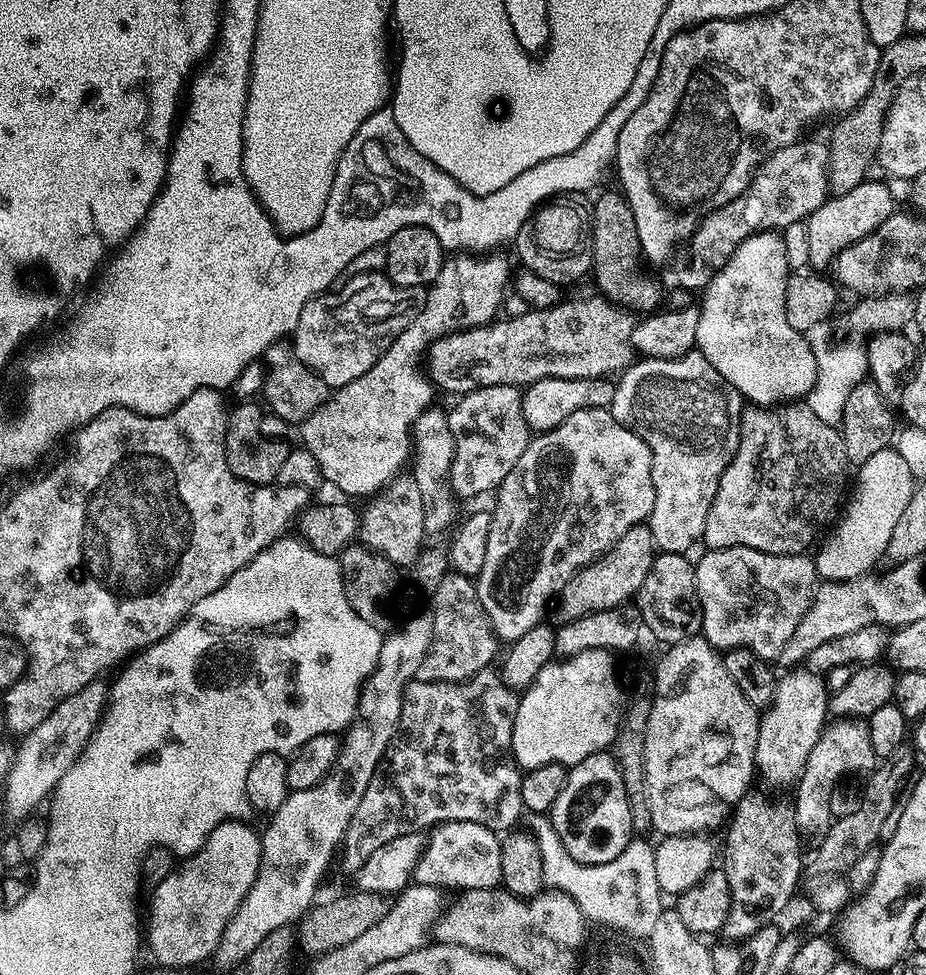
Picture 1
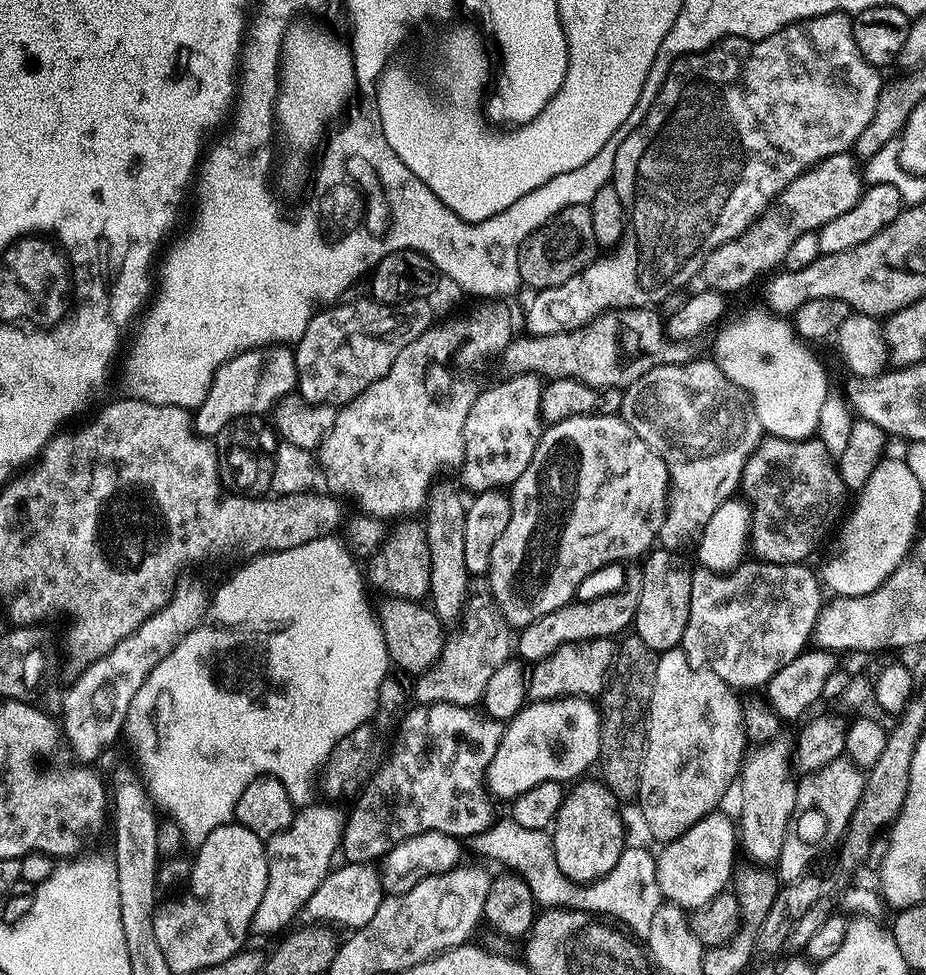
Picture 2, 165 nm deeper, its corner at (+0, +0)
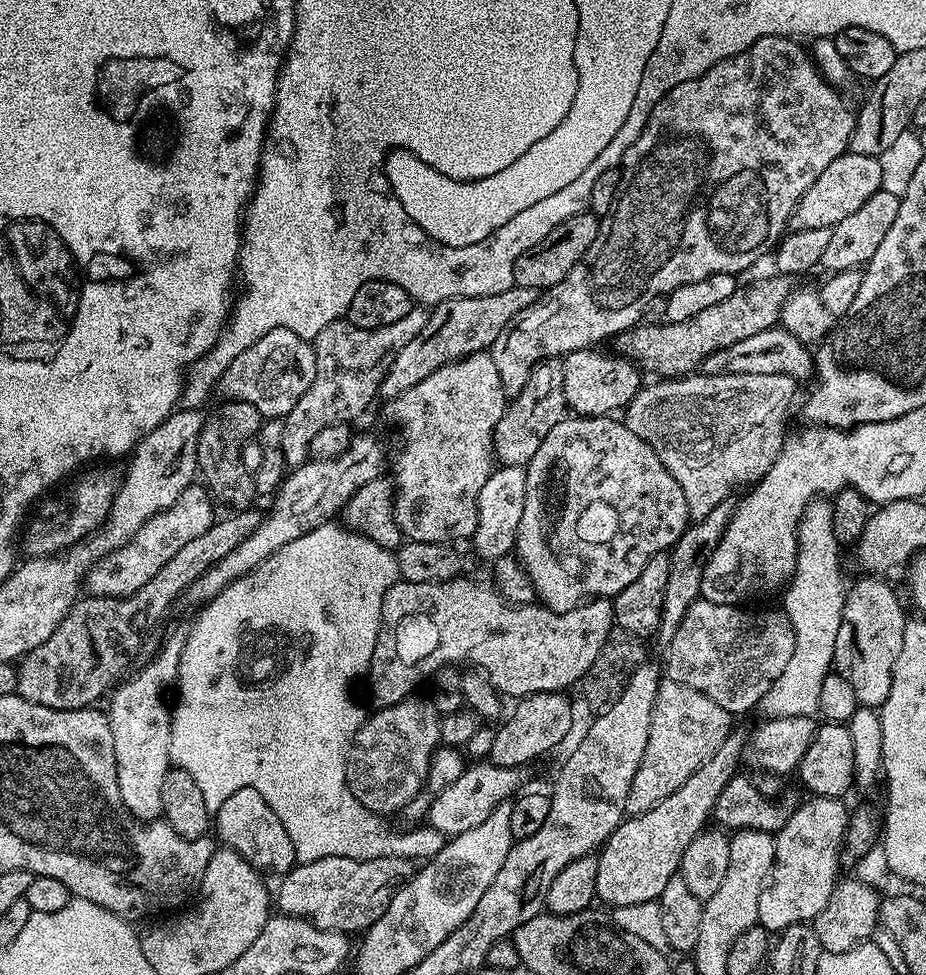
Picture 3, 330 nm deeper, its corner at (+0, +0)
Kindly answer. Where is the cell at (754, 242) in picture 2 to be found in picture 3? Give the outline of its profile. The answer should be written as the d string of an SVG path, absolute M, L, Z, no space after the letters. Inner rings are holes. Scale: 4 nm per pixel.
M851 150L843 152L838 158L834 158L834 162L830 162L830 166L826 166L826 170L822 170L822 174L818 174L814 186L810 186L806 194L802 194L798 206L792 212L791 227L832 229L835 224L842 222L842 218L854 214L854 210L858 210L858 206L862 206L866 198L881 189L882 166L879 156L854 154Z

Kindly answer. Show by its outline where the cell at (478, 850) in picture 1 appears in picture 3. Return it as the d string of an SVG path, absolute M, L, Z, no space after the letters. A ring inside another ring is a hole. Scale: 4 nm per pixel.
M397 856L386 858L370 858L369 860L355 860L354 858L318 858L318 862L297 863L289 872L283 873L280 889L275 889L274 904L285 916L297 916L309 920L314 926L331 932L345 934L363 934L367 932L378 918L390 906L392 893L401 882L407 881L413 875L414 864L411 860L403 860Z

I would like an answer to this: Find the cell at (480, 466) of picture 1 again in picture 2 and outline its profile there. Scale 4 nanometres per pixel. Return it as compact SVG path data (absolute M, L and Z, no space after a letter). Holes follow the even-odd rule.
M524 372L521 376L509 375L508 380L500 380L497 384L492 384L485 387L479 394L474 402L474 406L470 406L470 414L466 414L466 426L464 427L464 461L460 463L458 475L460 475L459 483L465 489L469 488L469 493L479 494L481 492L489 492L491 490L504 490L507 489L518 478L522 478L522 470L526 470L526 466L530 466L530 458L534 458L534 450L540 441L540 433L542 431L542 421L540 418L540 403L542 402L542 390L544 384L541 377L537 376L534 372Z

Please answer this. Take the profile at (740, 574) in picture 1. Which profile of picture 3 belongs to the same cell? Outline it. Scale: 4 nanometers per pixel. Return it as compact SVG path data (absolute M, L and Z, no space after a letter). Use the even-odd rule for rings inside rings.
M703 598L696 600L690 610L686 610L674 638L667 645L667 679L706 694L706 698L718 702L718 706L722 706L722 710L729 714L748 712L752 707L755 709L762 697L774 686L778 674L786 670L790 654L794 654L794 630L783 611L747 612L746 609L744 606L719 604Z

